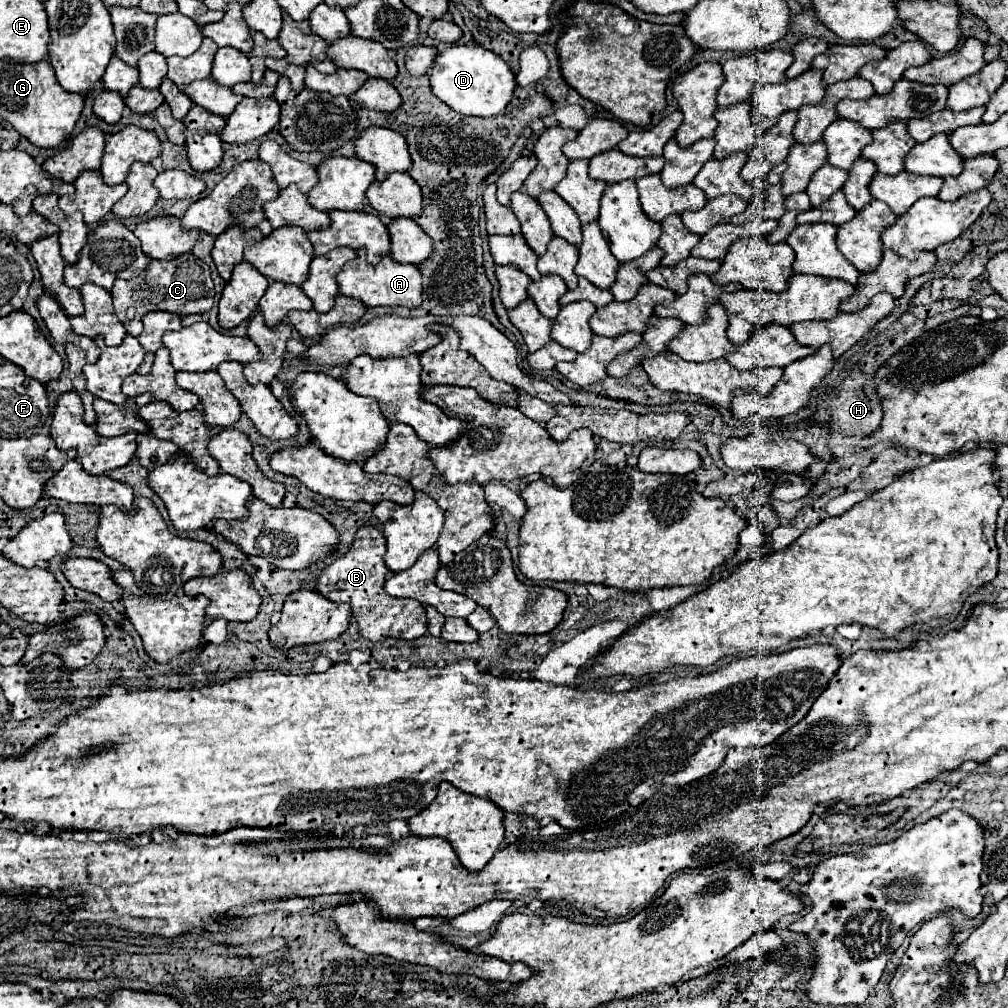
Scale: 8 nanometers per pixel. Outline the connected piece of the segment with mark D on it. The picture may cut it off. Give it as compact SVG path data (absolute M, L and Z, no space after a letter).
M480 45L446 47L436 55L428 77L432 93L460 115L478 115L478 117L498 115L510 103L512 91L516 87L514 73L506 65L506 61Z

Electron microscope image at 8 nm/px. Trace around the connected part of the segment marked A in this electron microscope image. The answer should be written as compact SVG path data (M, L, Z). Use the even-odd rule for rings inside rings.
M358 251L356 261L348 263L338 273L336 279L338 279L338 285L340 285L340 293L360 299L366 307L376 307L376 305L382 305L382 307L398 307L398 305L402 305L402 307L420 307L420 303L422 303L422 275L420 275L418 267L412 265L412 263L398 263L390 255L384 255L378 261L378 265L370 265L364 257L360 257L360 251Z

